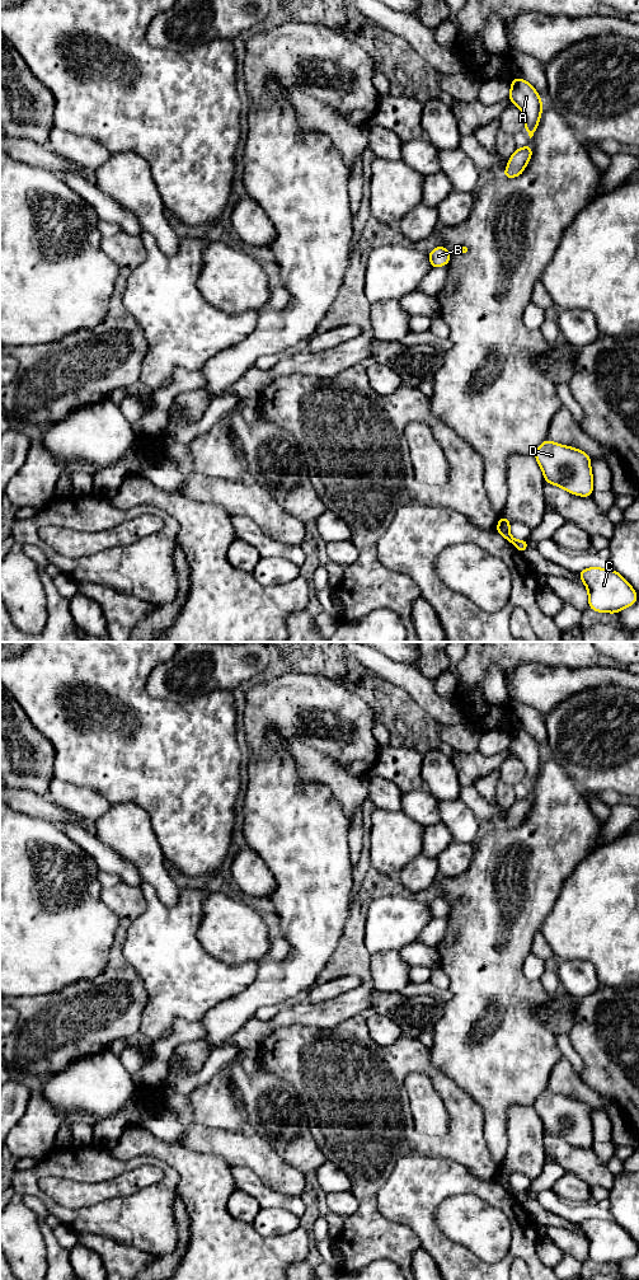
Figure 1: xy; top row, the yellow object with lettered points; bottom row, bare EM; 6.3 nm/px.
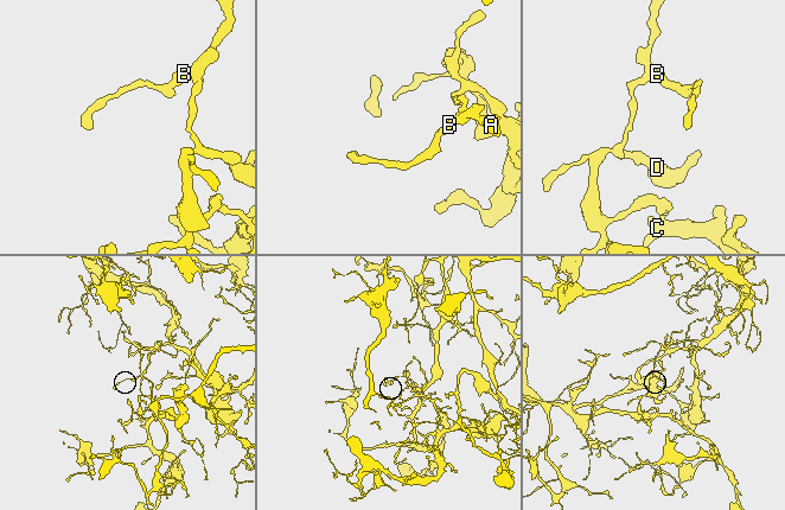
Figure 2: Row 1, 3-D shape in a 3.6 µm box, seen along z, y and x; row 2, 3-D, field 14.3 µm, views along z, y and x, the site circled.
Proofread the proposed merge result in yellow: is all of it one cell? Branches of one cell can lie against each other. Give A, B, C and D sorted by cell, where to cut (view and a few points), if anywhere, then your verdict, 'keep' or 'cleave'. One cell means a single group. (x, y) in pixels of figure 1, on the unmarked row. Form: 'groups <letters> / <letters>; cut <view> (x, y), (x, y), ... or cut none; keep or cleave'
groups A B D / C; cut xy (508, 1178), (499, 1184); cleave

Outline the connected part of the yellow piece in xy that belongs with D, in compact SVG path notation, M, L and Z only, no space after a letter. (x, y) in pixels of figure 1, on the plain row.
M546 1089L534 1105L545 1134L582 1148L593 1144L591 1107L573 1097L564 1097Z

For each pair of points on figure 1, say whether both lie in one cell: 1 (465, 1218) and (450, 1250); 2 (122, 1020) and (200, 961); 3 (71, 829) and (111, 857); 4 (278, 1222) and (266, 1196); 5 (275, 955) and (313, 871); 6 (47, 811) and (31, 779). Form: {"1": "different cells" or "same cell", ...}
{"1": "different cells", "2": "different cells", "3": "same cell", "4": "different cells", "5": "different cells", "6": "different cells"}

